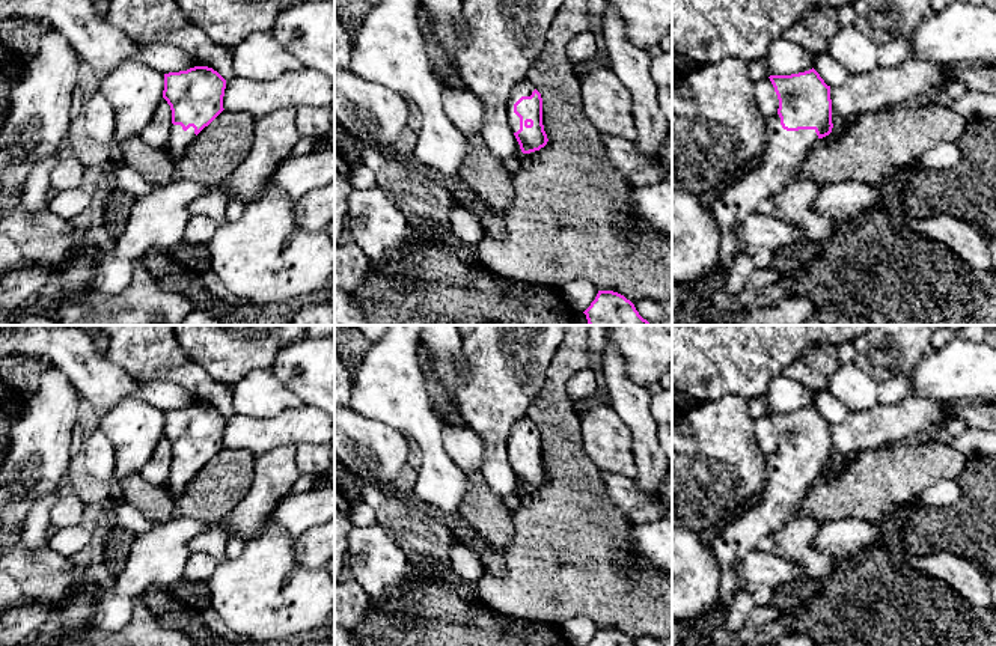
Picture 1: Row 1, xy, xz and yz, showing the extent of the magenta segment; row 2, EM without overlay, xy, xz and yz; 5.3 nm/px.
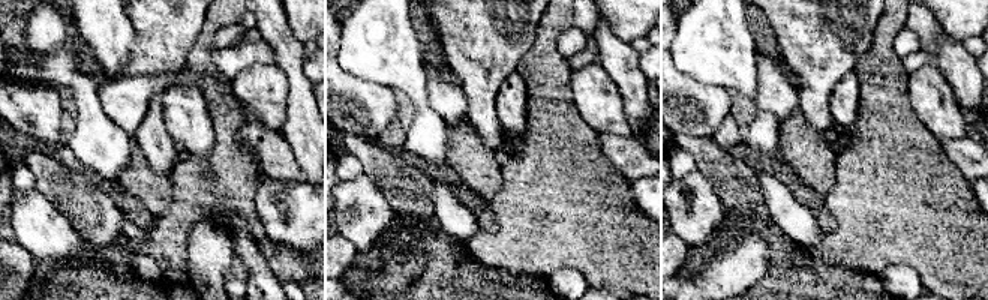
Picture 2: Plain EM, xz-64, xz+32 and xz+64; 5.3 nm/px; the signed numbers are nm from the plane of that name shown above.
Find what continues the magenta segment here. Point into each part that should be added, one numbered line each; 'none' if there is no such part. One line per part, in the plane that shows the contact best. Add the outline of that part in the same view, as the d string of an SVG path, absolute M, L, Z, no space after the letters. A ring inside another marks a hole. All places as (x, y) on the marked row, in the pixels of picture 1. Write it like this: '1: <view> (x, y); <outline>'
1: yz (784, 152); M779 114L767 119L767 145L761 155L761 163L723 188L720 197L710 209L722 236L720 268L701 282L672 282L672 312L686 298L705 298L723 289L735 259L735 247L740 244L735 227L749 215L756 214L761 202L771 199L790 181L799 176L802 161L818 140L815 130L784 130Z

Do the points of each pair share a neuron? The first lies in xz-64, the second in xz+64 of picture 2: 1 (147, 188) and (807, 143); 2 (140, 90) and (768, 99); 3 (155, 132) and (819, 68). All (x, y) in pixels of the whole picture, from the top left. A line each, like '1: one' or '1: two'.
1: one
2: one
3: one

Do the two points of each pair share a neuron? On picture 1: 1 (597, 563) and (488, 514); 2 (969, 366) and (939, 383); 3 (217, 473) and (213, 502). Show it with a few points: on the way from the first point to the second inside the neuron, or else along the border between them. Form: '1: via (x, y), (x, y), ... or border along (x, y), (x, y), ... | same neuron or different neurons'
1: border along (513, 508), (514, 536), (501, 551) | different neurons
2: via (962, 371), (947, 375) | same neuron
3: via (217, 481), (213, 494) | same neuron

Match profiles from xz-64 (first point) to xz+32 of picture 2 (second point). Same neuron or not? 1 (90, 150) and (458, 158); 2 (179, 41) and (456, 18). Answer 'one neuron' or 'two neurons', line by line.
1: two neurons
2: one neuron

